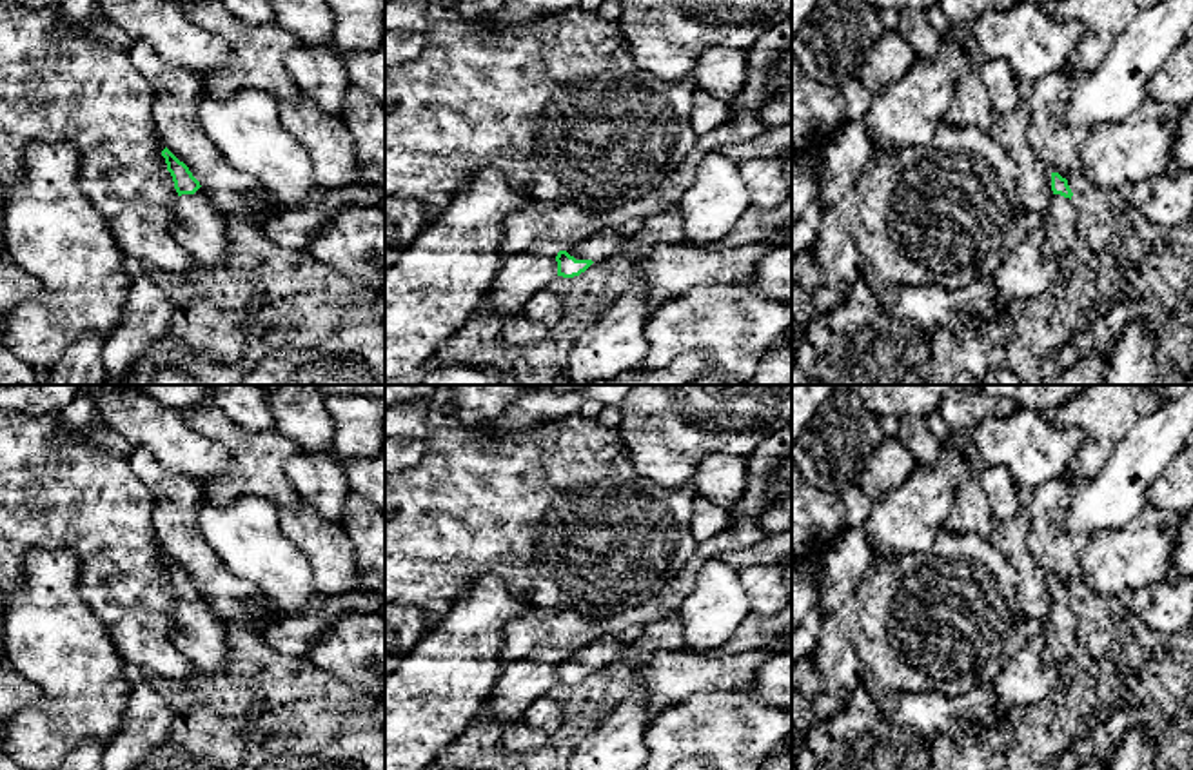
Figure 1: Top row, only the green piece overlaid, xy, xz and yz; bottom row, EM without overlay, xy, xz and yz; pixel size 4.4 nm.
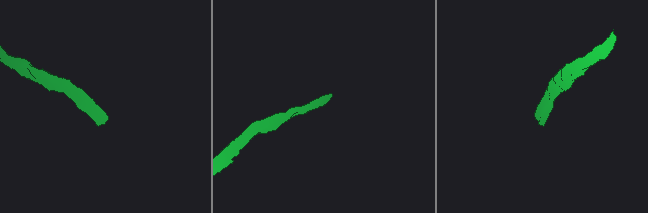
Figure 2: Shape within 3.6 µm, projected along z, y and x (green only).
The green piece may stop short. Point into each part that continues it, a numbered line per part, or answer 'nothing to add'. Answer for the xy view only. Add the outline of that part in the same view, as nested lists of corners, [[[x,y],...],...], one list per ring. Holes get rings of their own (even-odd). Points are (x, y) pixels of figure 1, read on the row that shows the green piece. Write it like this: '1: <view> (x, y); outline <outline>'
1: xy (197, 224); outline [[[211,192],[178,196],[169,211],[173,238],[194,258],[202,272],[223,267],[229,254],[227,216],[214,205]]]

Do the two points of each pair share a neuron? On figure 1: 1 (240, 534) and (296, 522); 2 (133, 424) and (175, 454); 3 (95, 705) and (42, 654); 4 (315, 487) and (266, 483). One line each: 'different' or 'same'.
1: different
2: same
3: same
4: different

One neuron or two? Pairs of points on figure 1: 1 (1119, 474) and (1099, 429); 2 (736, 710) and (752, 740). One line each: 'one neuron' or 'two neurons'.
1: two neurons
2: one neuron

